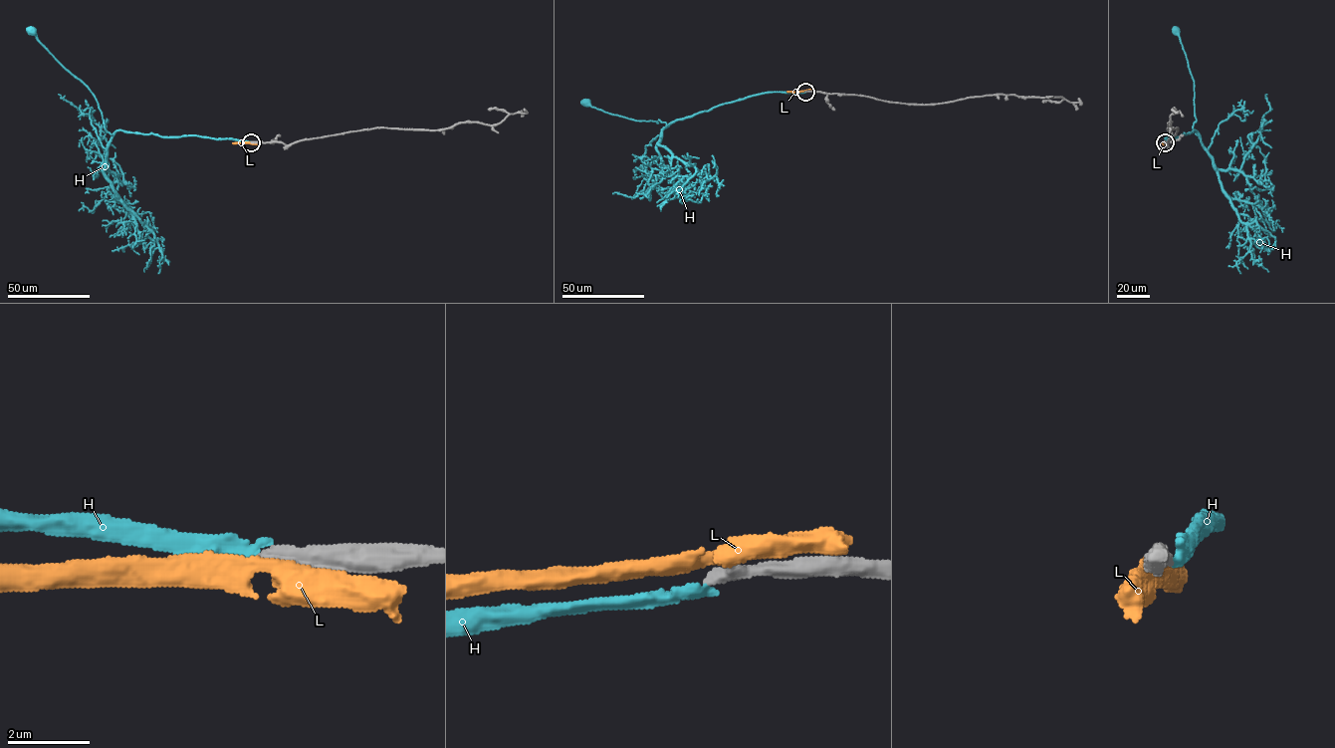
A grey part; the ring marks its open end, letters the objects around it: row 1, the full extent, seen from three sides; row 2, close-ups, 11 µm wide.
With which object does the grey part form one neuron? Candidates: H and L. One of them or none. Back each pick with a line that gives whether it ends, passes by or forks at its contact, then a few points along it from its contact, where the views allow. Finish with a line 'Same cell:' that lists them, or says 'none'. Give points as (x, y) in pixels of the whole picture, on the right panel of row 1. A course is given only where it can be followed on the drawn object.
Same cell: none

